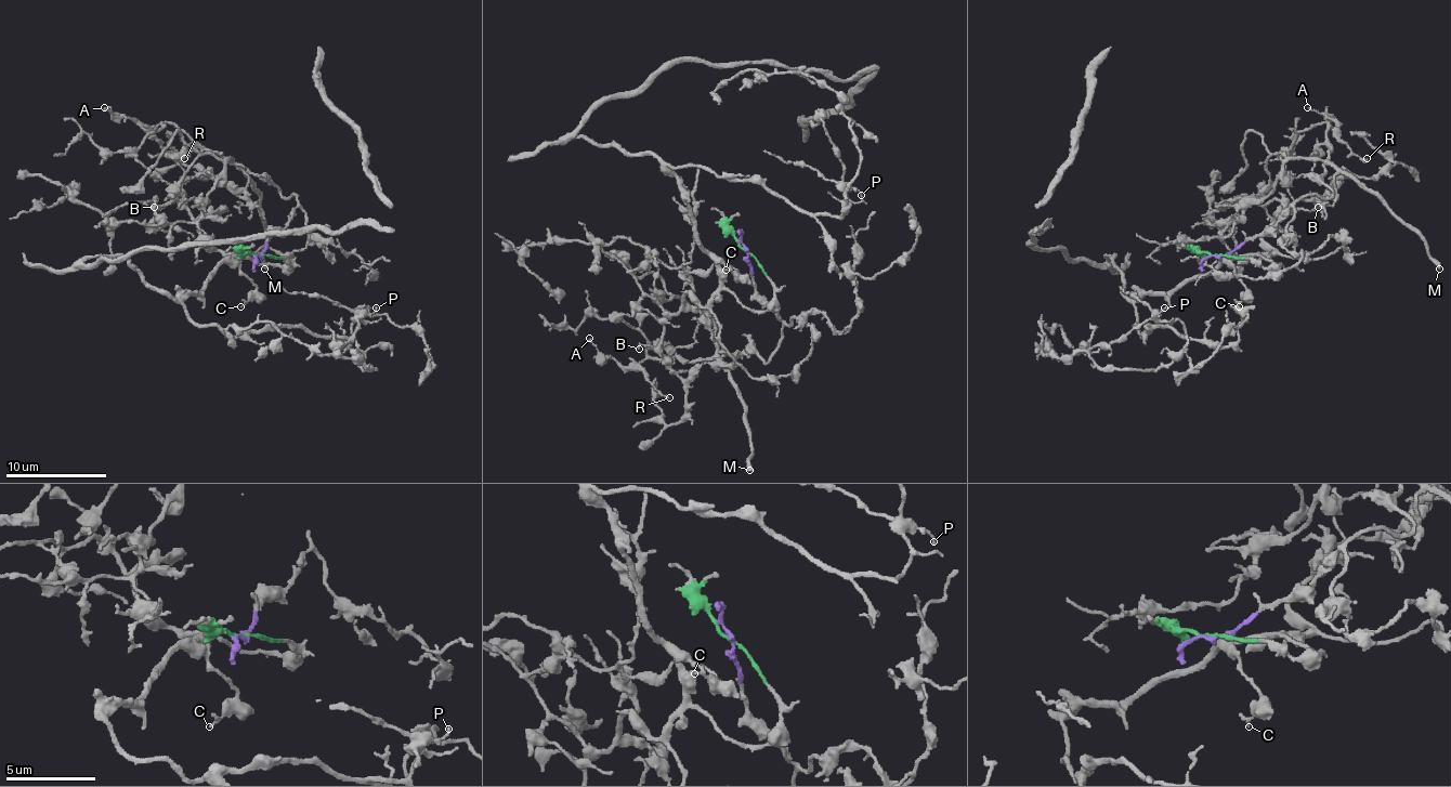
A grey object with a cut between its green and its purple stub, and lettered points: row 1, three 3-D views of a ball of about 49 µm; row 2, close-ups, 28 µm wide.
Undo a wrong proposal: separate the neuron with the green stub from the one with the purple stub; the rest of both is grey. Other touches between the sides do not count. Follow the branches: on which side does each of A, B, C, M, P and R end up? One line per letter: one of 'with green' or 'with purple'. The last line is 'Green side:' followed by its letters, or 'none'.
A: with purple
B: with green
C: with green
M: with purple
P: with green
R: with purple
Green side: B, C, P

